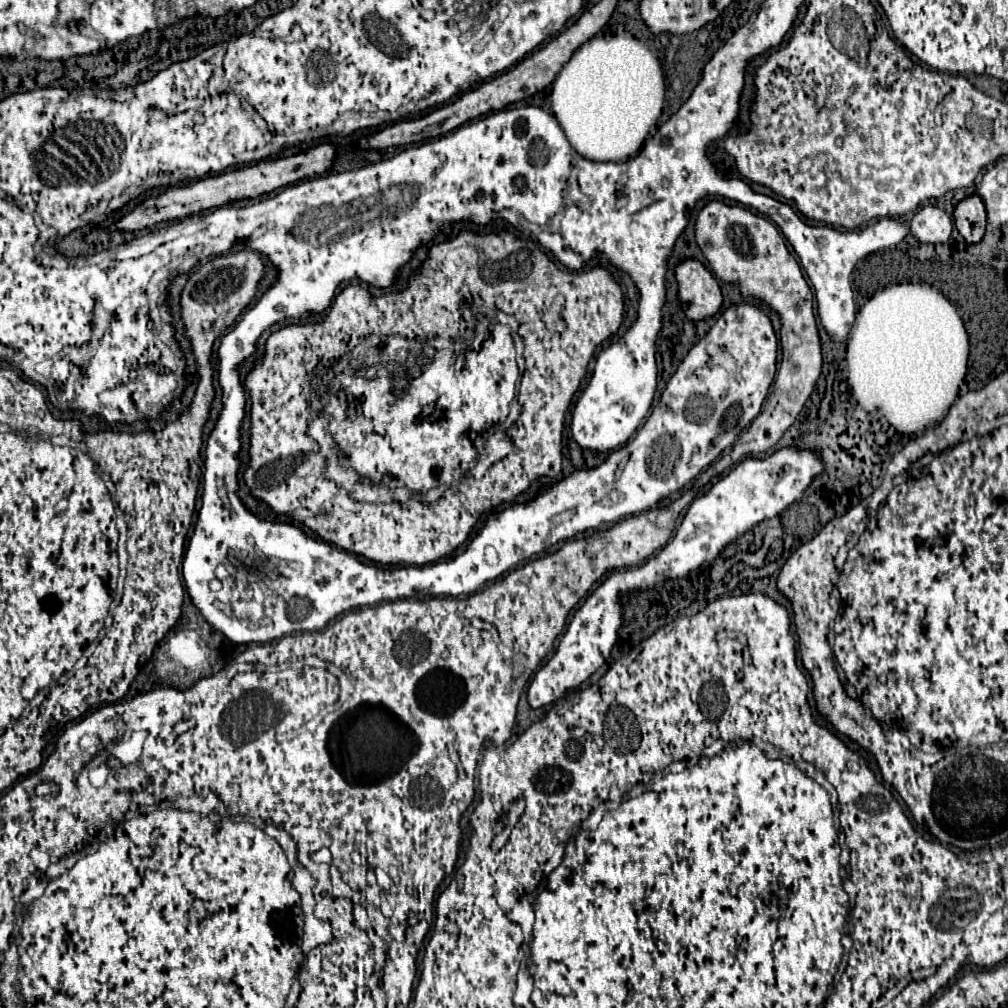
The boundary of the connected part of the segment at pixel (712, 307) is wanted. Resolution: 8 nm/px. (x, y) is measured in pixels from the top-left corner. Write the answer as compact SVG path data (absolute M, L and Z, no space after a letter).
M686 258L678 262L674 276L678 282L678 304L690 320L704 320L720 310L720 286L700 260Z

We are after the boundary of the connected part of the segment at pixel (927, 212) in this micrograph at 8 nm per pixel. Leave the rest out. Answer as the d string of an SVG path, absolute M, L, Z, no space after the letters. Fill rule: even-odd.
M922 206L912 218L910 230L920 242L946 242L952 232L952 218L938 206Z

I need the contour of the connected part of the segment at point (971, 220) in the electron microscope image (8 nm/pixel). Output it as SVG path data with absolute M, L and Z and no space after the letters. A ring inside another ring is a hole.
M978 194L966 196L954 208L954 226L966 238L966 242L976 244L982 240L986 230L986 206Z

